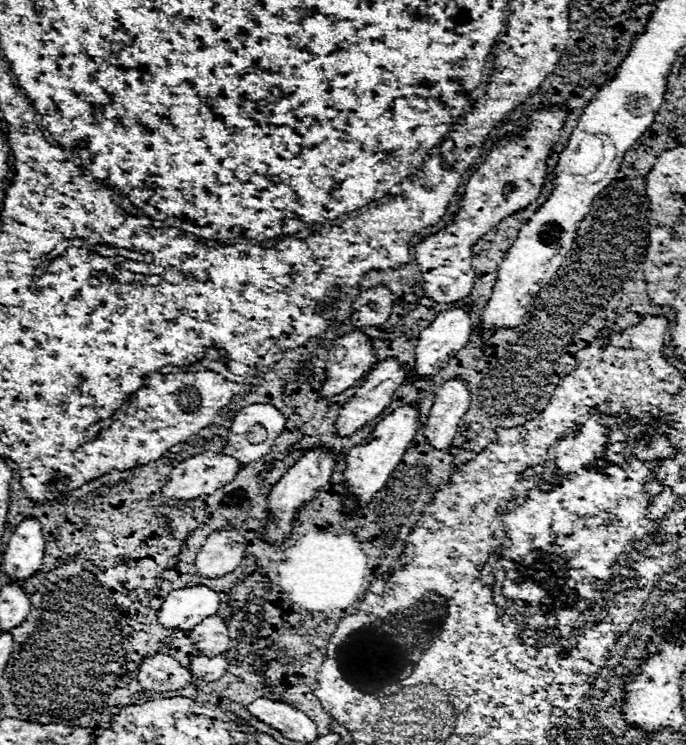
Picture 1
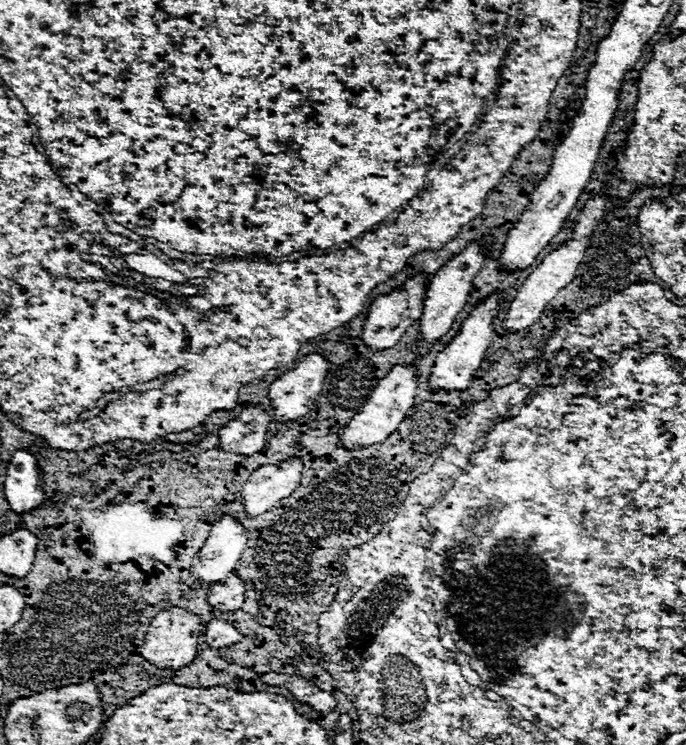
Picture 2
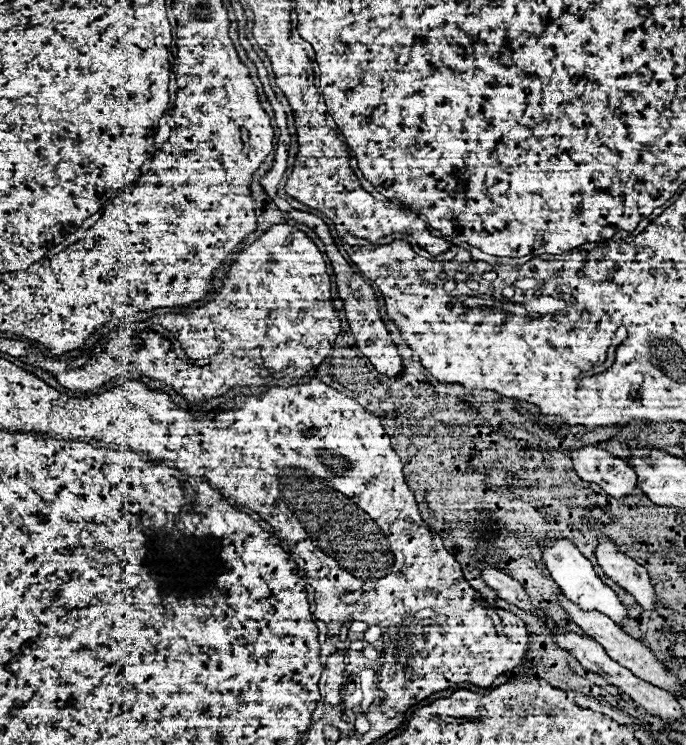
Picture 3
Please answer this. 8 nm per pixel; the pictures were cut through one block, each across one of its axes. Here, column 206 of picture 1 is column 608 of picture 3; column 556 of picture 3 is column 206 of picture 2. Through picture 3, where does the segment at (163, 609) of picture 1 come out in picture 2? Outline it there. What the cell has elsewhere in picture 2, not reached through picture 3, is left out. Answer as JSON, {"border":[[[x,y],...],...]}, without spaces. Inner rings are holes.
{"border":[[[224,516],[212,526],[208,540],[194,556],[192,578],[206,584],[226,582],[228,574],[236,570],[246,542],[242,524],[232,516]]]}

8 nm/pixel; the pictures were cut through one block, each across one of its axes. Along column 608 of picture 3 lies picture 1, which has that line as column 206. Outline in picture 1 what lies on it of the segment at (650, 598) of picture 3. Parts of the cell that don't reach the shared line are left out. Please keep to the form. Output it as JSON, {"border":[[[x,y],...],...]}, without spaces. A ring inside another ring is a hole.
{"border":[[[220,530],[220,532],[214,532],[206,538],[206,544],[200,548],[198,556],[196,556],[196,572],[200,576],[206,576],[206,578],[220,578],[228,572],[232,572],[240,560],[244,558],[244,550],[246,550],[246,540],[242,534],[234,532],[234,530]]]}

